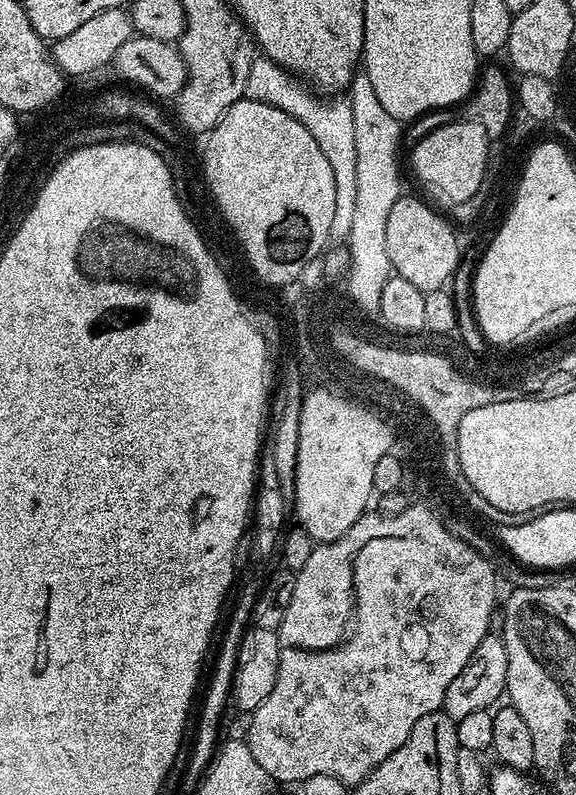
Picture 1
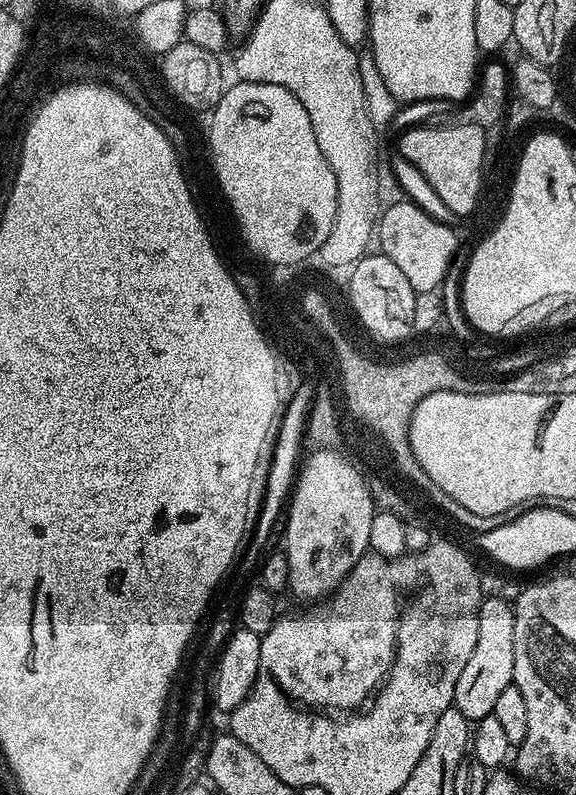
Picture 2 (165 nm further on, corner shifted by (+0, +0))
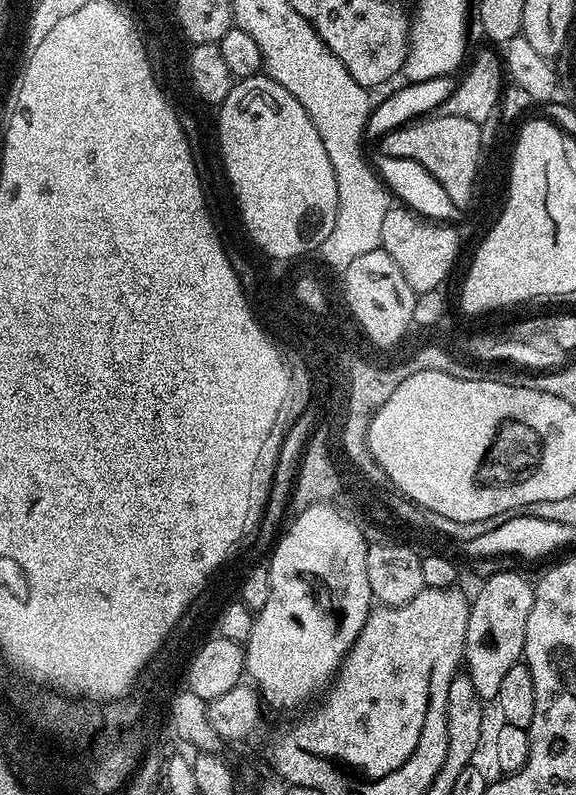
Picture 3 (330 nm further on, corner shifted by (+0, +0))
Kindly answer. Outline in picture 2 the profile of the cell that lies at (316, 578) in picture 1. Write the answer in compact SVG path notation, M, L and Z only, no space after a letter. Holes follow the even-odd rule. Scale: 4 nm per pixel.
M365 554L331 596L305 607L308 609L302 612L279 615L260 640L260 666L267 679L273 680L289 700L312 710L359 709L384 683L392 667L396 592L404 584L412 584L416 572L420 568L408 568L408 564L400 564L395 558Z

